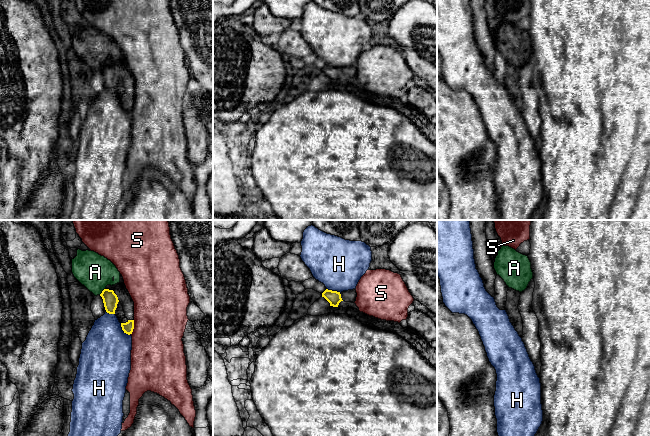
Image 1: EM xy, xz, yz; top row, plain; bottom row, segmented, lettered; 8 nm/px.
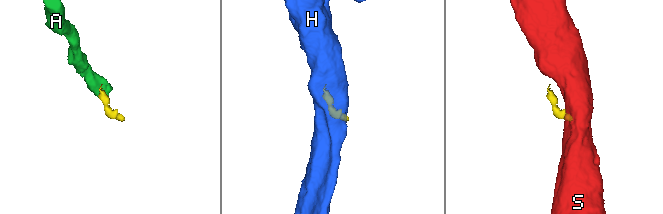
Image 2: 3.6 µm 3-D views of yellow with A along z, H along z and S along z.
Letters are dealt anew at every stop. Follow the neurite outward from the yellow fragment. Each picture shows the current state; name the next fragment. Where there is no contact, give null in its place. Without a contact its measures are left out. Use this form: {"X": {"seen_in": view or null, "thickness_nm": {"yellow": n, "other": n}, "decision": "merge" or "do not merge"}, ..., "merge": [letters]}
{"A": {"seen_in": "xy", "thickness_nm": {"yellow": 120, "other": 280}, "decision": "do not merge"}, "H": {"seen_in": "xy", "thickness_nm": {"yellow": 90, "other": 400}, "decision": "do not merge"}, "S": {"seen_in": "xy", "thickness_nm": {"yellow": 90, "other": 440}, "decision": "do not merge"}, "merge": []}

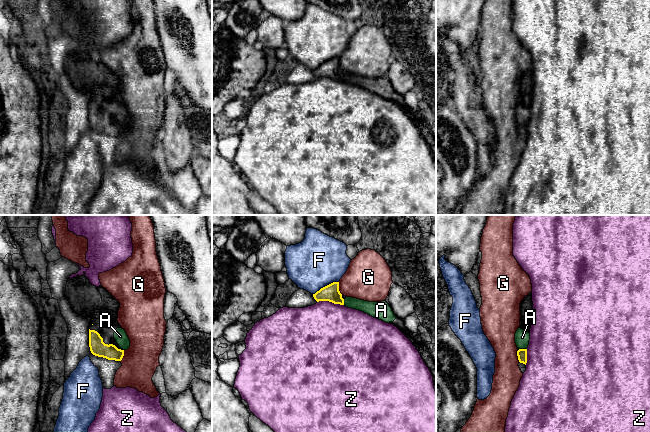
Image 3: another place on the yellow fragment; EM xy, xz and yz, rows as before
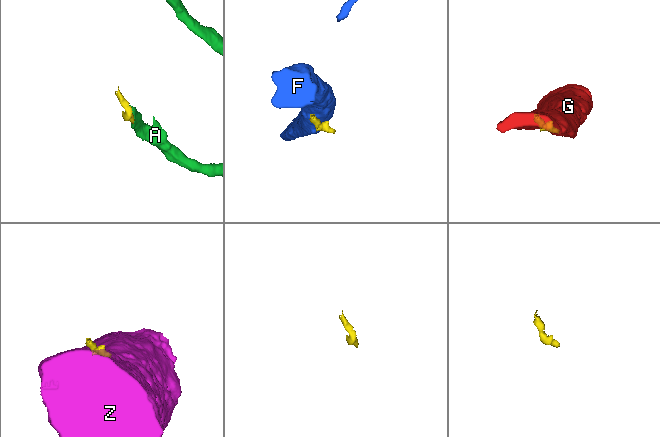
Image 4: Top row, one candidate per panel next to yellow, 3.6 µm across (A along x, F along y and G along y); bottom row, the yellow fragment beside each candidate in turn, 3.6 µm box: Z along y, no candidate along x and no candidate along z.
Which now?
{"A": {"seen_in": "yz", "thickness_nm": {"yellow": 80, "other": 120}, "decision": "merge"}, "F": {"seen_in": "xz", "thickness_nm": {"yellow": 140, "other": 420}, "decision": "do not merge"}, "G": {"seen_in": "xz", "thickness_nm": {"yellow": 140, "other": 360}, "decision": "do not merge"}, "Z": {"seen_in": "xz", "thickness_nm": {"yellow": 140, "other": 480}, "decision": "do not merge"}, "merge": ["A"]}

